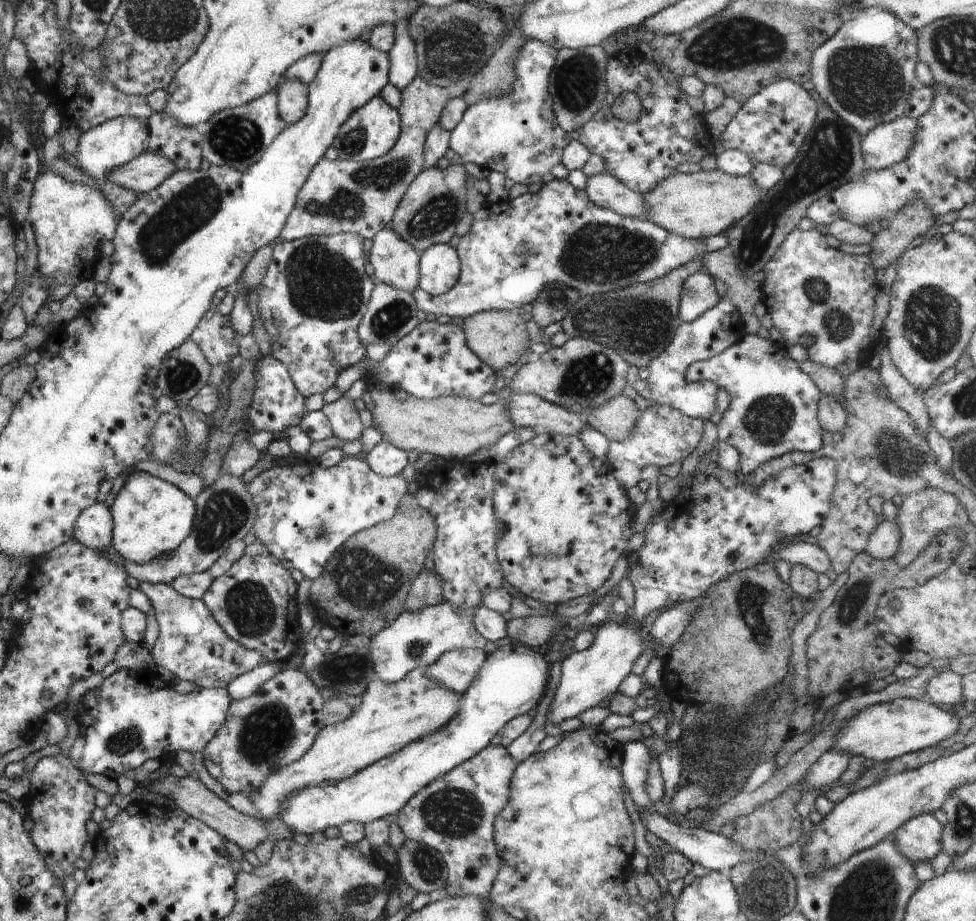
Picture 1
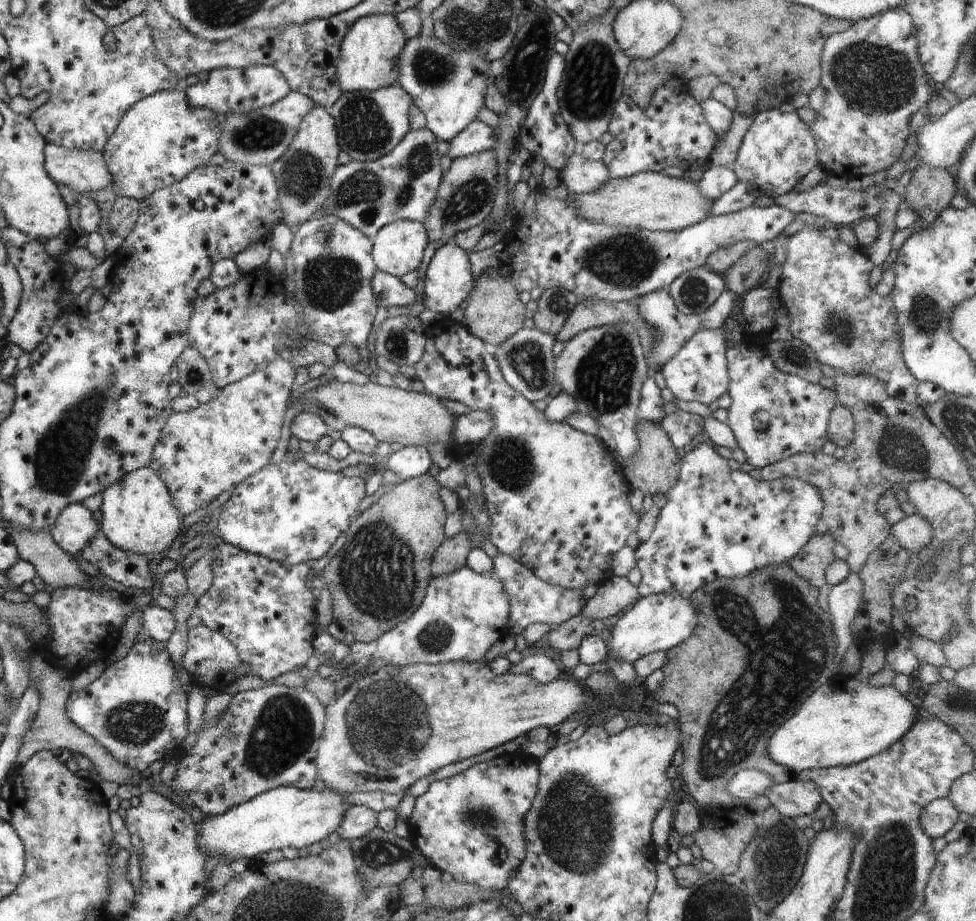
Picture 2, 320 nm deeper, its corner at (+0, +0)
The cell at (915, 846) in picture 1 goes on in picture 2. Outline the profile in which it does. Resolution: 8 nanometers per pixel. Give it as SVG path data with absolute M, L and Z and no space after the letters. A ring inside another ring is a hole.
M948 798L934 799L924 806L920 814L920 826L922 832L928 838L945 837L945 835L959 822L959 813Z

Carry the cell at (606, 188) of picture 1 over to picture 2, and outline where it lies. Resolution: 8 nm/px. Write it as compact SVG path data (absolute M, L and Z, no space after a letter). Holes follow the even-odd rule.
M577 151L568 158L560 178L569 193L580 195L598 191L611 177L601 161L588 160Z

